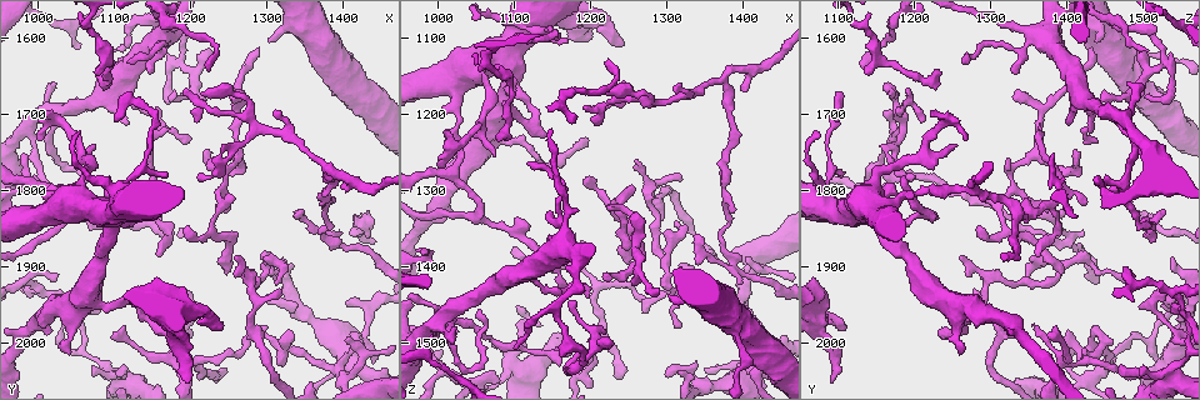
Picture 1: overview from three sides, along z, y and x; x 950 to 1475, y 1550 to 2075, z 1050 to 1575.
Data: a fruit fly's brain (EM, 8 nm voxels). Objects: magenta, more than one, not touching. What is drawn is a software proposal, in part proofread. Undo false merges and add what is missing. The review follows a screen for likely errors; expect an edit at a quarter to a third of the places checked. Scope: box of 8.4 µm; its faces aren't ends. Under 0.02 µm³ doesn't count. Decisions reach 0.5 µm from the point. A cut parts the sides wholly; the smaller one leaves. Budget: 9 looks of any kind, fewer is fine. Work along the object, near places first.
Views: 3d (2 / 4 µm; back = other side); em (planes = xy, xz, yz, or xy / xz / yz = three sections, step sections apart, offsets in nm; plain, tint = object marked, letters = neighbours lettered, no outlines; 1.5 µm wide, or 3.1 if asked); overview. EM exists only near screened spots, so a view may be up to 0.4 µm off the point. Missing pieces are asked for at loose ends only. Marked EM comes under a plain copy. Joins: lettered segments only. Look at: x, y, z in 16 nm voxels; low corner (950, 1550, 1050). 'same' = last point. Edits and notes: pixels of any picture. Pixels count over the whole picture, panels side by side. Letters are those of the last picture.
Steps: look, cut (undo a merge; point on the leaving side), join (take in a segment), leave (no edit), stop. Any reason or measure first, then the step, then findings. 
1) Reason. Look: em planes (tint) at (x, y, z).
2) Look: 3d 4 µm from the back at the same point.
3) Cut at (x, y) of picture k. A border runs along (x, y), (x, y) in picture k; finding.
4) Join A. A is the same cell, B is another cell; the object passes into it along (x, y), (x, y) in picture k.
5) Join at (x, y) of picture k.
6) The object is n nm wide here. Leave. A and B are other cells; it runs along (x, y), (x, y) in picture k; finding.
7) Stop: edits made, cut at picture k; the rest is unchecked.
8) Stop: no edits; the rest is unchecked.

Tapers out. Look: 3d 4 µm at (1195, 1730, 1440).

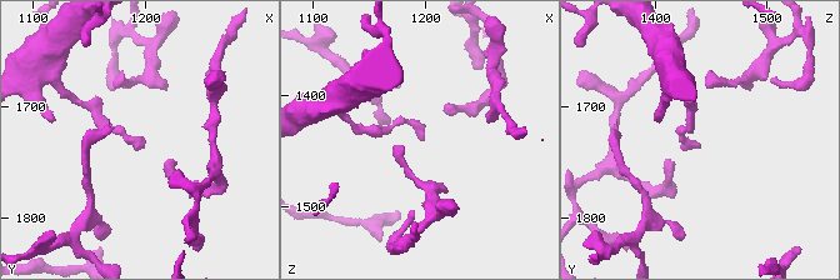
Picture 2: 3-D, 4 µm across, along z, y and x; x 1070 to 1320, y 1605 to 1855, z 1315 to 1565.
Look: em xy step 4 (tint) at (1198, 1734, 1442).

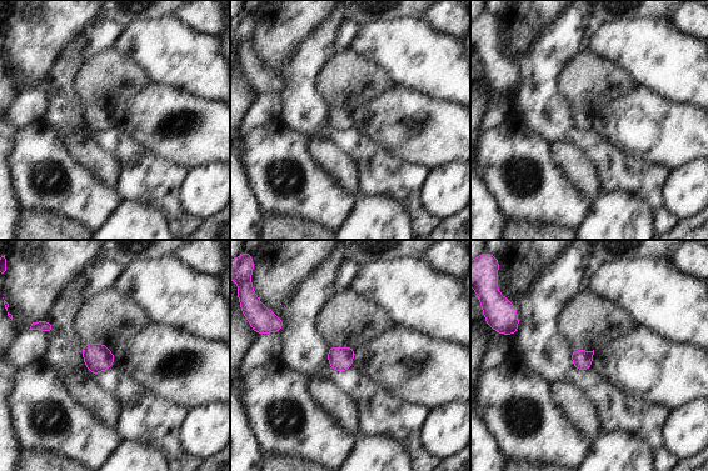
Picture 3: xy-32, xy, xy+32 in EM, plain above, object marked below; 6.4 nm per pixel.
Look: em planes (letters) at the same point.

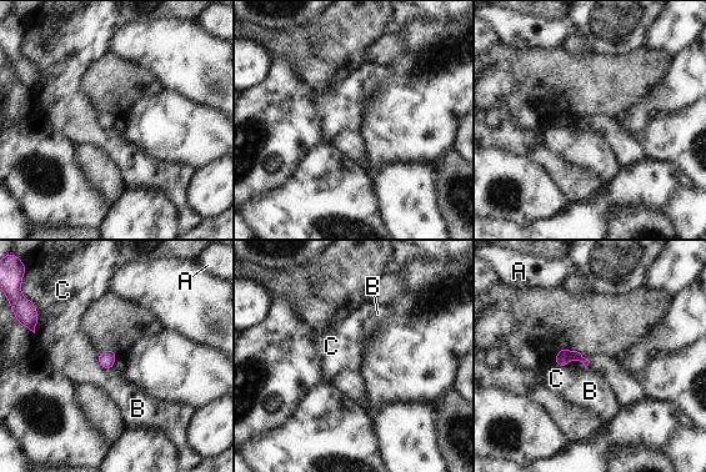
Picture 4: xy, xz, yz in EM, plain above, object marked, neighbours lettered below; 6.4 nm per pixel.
Leave. A, B and C are other cells; none of them fits.

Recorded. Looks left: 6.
A fork. Look: em planes (letters) at (1185, 1635, 1525).

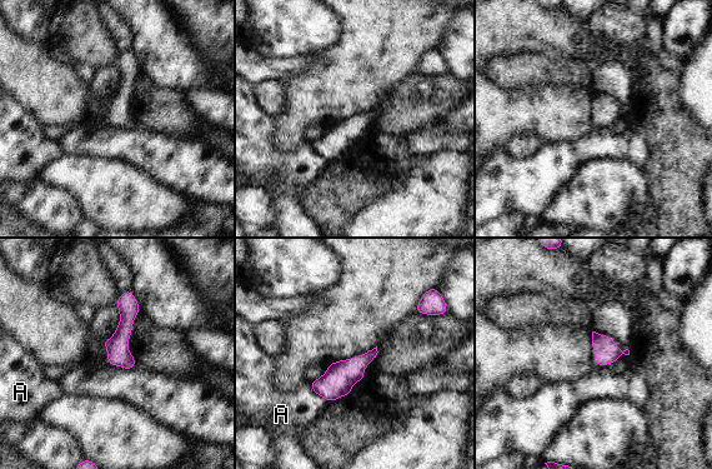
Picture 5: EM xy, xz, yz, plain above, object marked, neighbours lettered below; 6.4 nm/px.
The longest contact is with A, 190 nm. Leave. A is another cell; a border runs along (309, 383), (314, 392), (330, 402) in picture 5; one cell here.

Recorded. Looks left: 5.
Branch point. Look: 3d 4 µm at (1390, 1870, 1405).

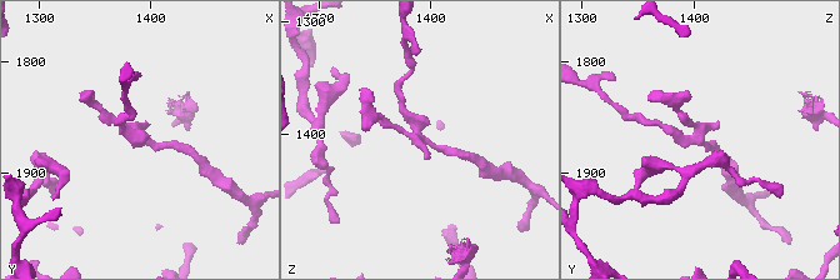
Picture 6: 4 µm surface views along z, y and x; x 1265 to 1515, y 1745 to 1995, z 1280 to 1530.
Now the EM. Look: em 3.1 µm planes (letters) at (1388, 1868, 1402).

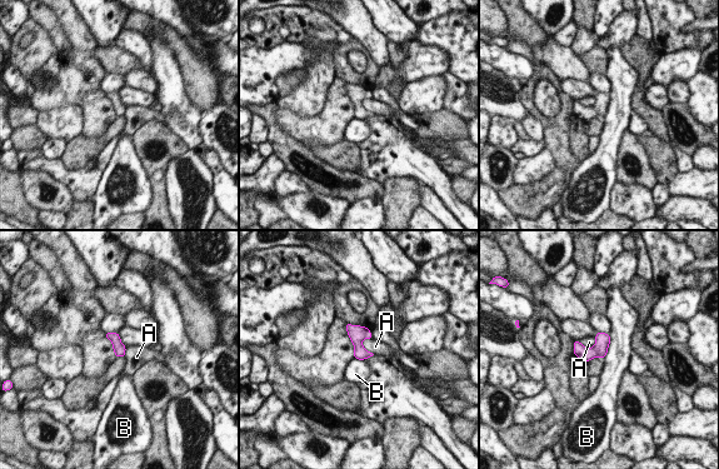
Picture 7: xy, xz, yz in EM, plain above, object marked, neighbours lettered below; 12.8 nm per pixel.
Leave. A and B are other cells; a border runs along (364, 338), (363, 345), (373, 354) in picture 7; all the same cell.

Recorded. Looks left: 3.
An open end. Look: em xy step 4 (tint) at (1245, 1985, 1110).

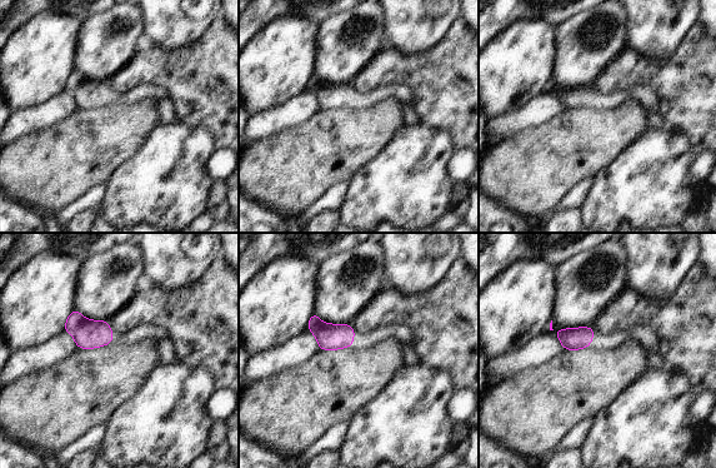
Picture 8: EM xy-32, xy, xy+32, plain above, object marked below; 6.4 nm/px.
Another direction. Look: em planes (letters) at the same point.

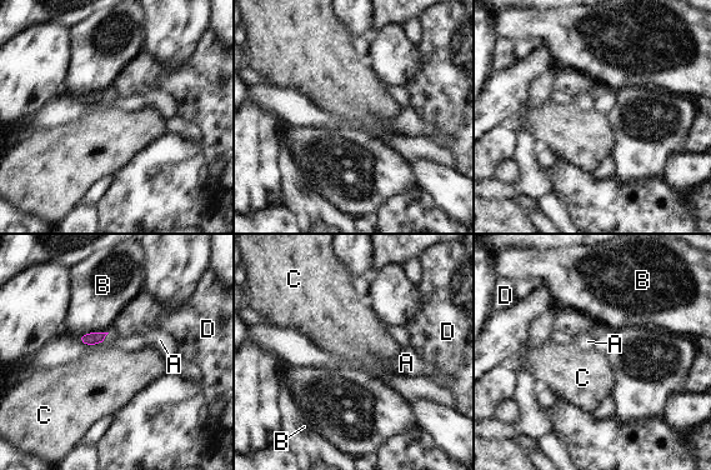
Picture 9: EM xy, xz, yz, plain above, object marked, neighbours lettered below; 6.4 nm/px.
Join A. A is the same cell, B, C and D are other cells; it goes on there.

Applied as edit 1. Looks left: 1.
Stop: edits made, join at picture 9; the rest is unchecked.

